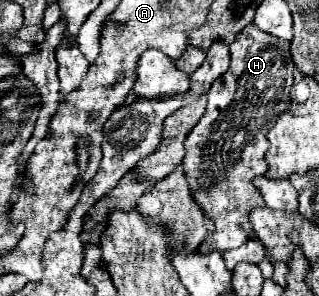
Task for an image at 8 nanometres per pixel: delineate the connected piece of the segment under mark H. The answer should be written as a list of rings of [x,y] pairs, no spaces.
[[[253,23],[245,27],[237,39],[229,47],[231,51],[231,65],[225,75],[221,75],[211,91],[207,93],[207,111],[199,119],[199,123],[193,127],[185,141],[185,179],[189,179],[189,187],[193,191],[193,199],[201,203],[201,209],[213,219],[215,223],[215,241],[203,243],[199,247],[199,253],[209,251],[229,251],[241,247],[249,237],[251,225],[249,225],[249,211],[253,207],[265,205],[259,189],[253,185],[253,177],[265,173],[265,151],[269,147],[267,131],[277,121],[277,115],[289,107],[289,89],[293,85],[293,71],[295,63],[289,51],[289,41],[281,41],[273,35],[265,35],[263,31],[257,31]]]

